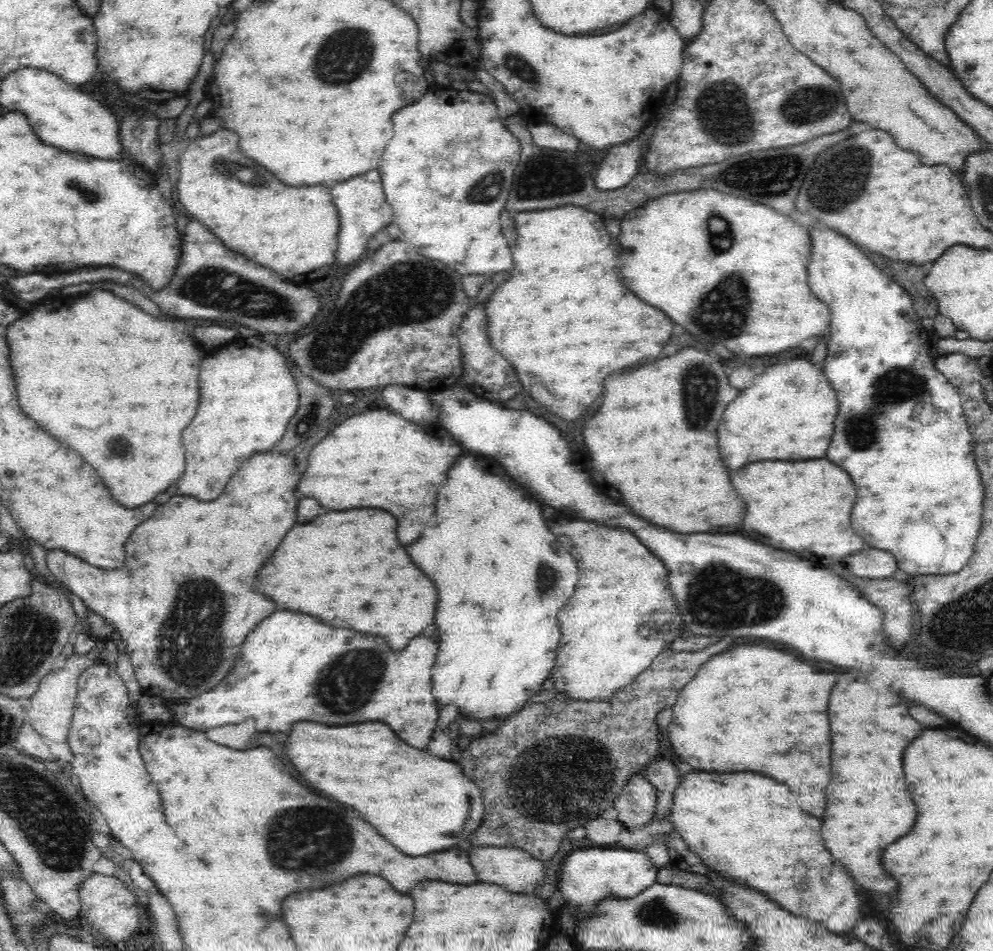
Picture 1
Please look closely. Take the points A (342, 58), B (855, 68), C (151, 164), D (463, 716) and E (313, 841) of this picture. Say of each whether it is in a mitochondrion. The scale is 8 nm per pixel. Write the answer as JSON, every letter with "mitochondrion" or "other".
{"A":"mitochondrion","B":"other","C":"other","D":"other","E":"mitochondrion"}

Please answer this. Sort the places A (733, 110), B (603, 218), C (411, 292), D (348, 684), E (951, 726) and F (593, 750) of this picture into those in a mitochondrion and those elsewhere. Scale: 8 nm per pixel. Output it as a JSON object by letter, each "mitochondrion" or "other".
{"A":"mitochondrion","B":"other","C":"mitochondrion","D":"mitochondrion","E":"other","F":"other"}

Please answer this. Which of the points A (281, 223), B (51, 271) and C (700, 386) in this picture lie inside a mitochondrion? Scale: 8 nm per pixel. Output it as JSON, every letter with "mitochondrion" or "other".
{"A":"other","B":"other","C":"mitochondrion"}

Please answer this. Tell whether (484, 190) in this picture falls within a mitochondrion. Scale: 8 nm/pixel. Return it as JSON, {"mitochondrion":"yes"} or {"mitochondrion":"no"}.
{"mitochondrion":"yes"}

